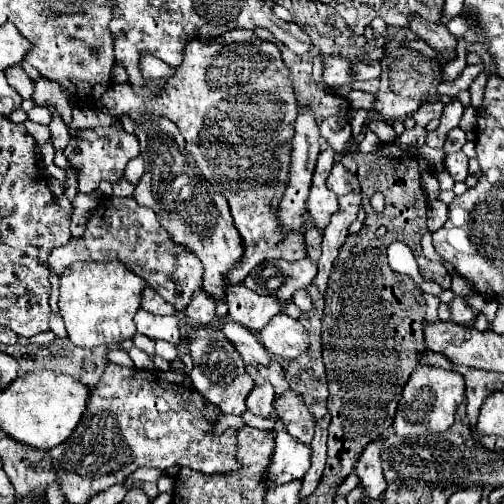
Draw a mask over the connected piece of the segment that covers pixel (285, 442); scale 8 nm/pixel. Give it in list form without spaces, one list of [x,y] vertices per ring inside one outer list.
[[[281,421],[275,423],[275,431],[275,453],[267,471],[267,481],[271,487],[289,483],[293,479],[303,479],[311,463],[311,445],[301,443],[299,439],[289,435]]]

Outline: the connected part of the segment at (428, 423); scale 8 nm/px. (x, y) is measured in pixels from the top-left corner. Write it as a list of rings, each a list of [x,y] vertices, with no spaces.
[[[417,367],[403,387],[401,401],[393,419],[393,431],[399,437],[419,437],[425,433],[443,433],[455,421],[455,411],[465,399],[465,381],[455,371]]]

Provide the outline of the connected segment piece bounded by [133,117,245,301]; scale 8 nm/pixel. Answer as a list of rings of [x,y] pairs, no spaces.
[[[153,117],[149,123],[137,125],[135,135],[141,145],[141,157],[145,161],[145,173],[135,187],[135,201],[153,209],[159,215],[159,223],[169,231],[173,243],[193,253],[205,267],[203,289],[217,301],[225,299],[229,281],[225,273],[235,269],[245,253],[243,239],[229,215],[227,199],[213,189],[203,177],[195,159],[185,149],[185,139],[177,131],[175,123],[165,117]]]

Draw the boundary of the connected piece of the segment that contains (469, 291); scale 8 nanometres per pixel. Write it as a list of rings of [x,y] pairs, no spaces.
[[[453,275],[453,283],[451,283],[451,291],[455,295],[473,295],[473,287],[469,287],[469,281],[465,281],[461,275]]]

